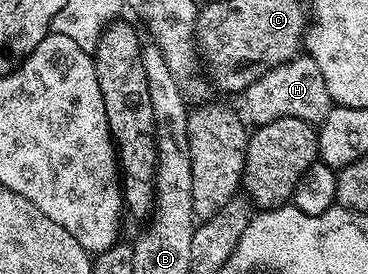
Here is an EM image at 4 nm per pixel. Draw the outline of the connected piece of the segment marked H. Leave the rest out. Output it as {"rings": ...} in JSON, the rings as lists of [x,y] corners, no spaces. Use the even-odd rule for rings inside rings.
{"rings":[[[300,53],[288,63],[269,69],[265,77],[257,77],[257,81],[253,81],[253,85],[247,87],[245,98],[247,98],[246,118],[255,125],[272,123],[285,117],[297,117],[306,123],[318,125],[325,121],[325,117],[329,117],[333,106],[329,97],[329,89],[325,86],[325,77],[321,77],[321,69],[317,69],[317,61],[313,61],[306,53]]]}

